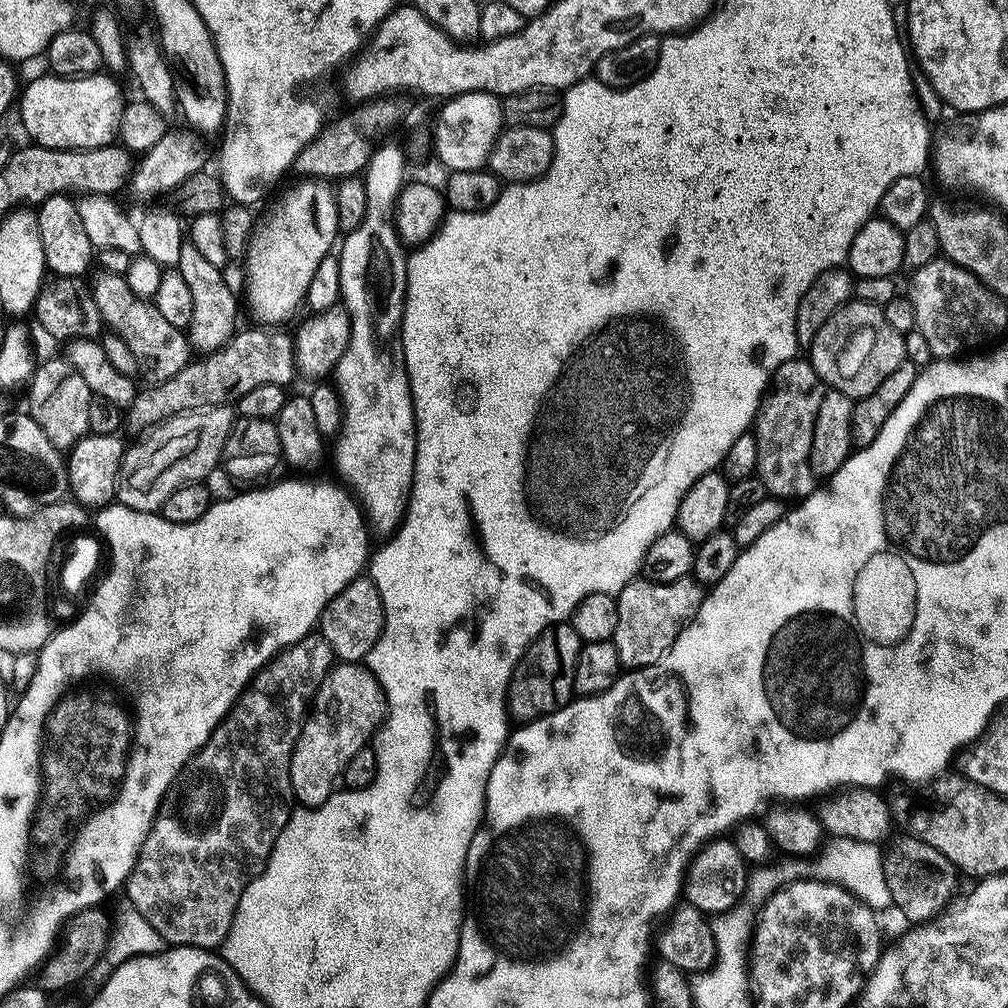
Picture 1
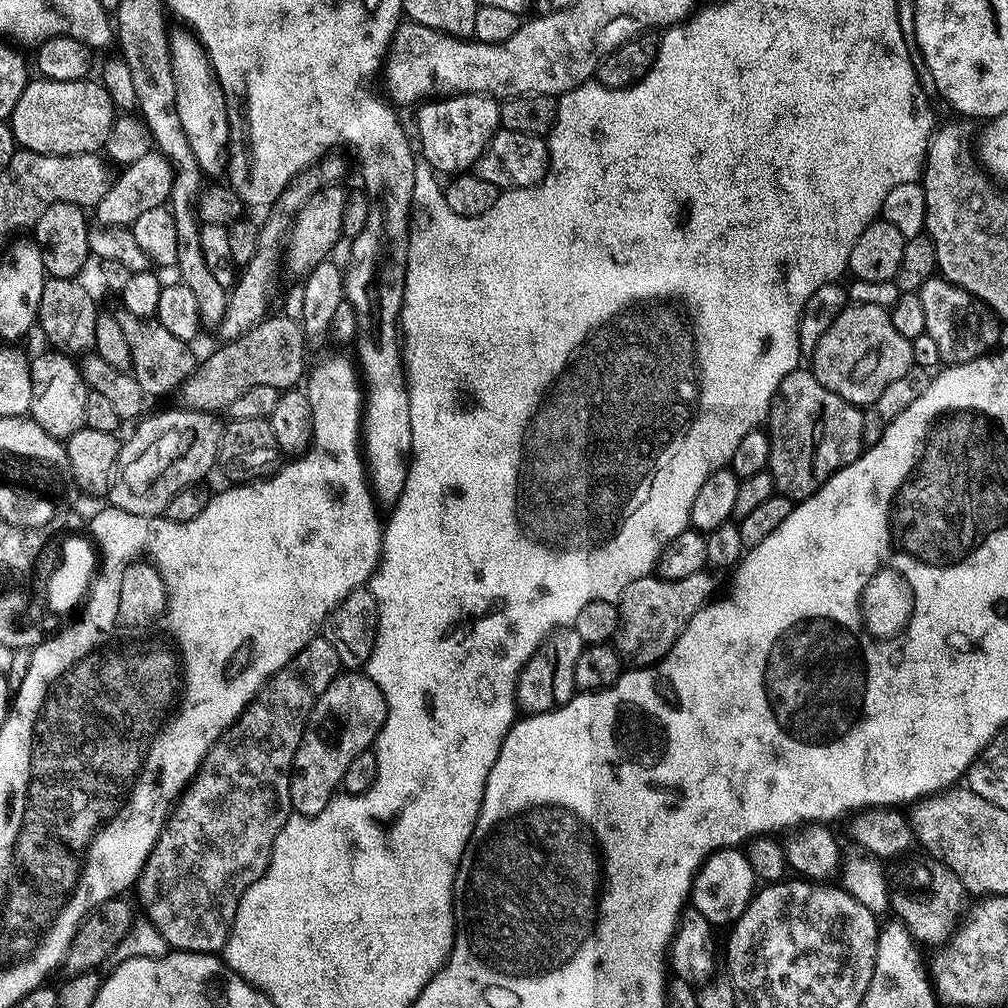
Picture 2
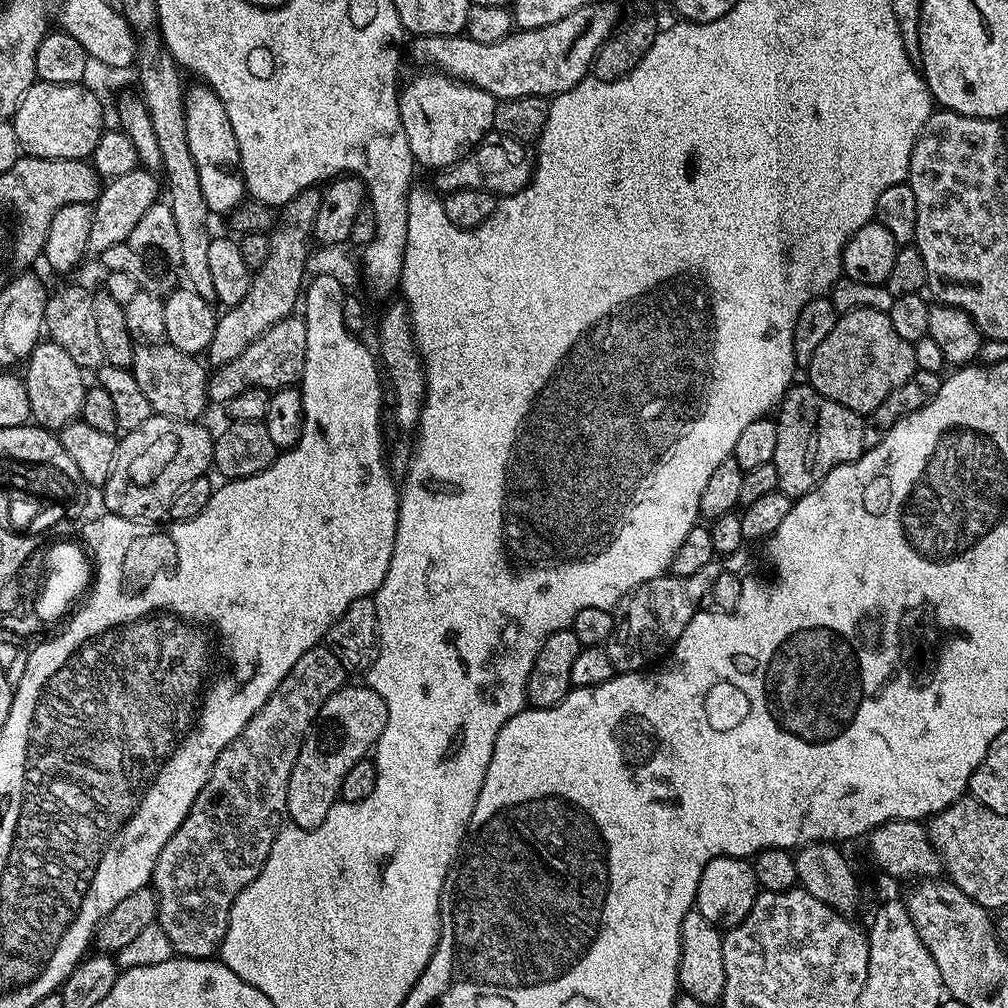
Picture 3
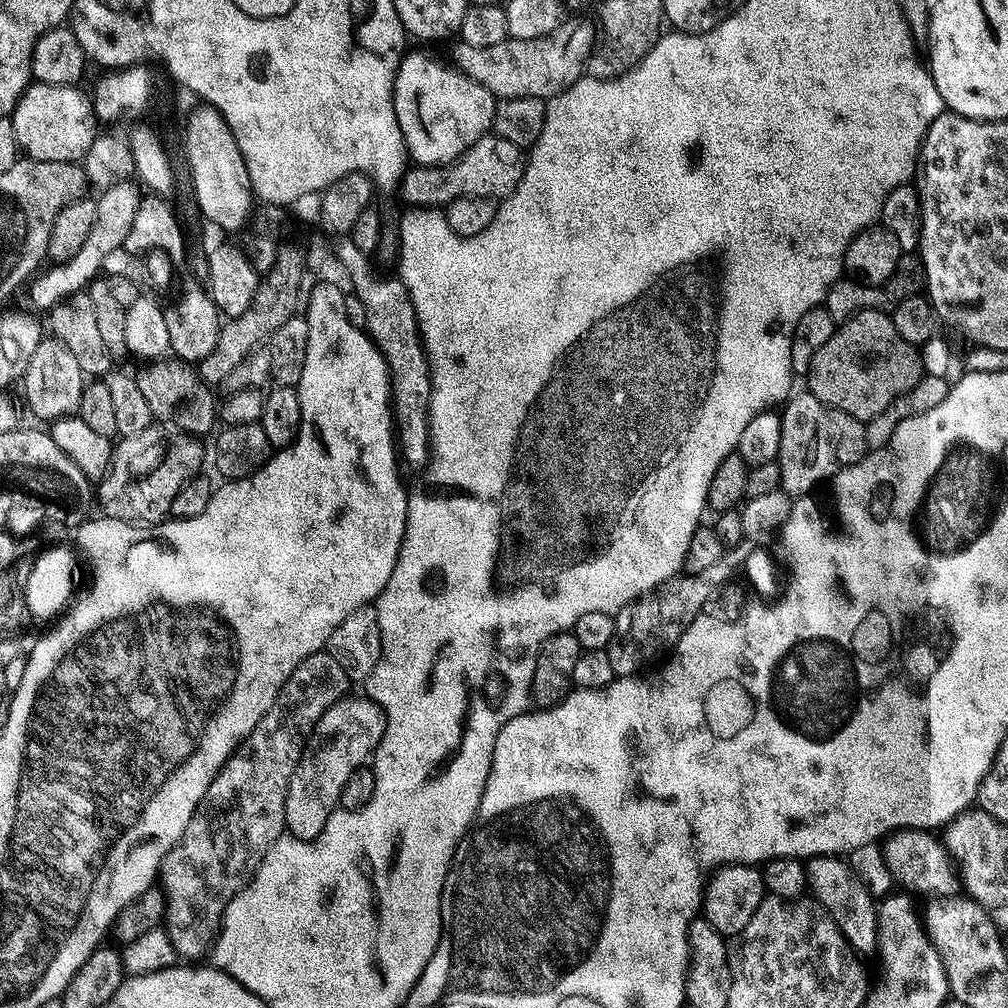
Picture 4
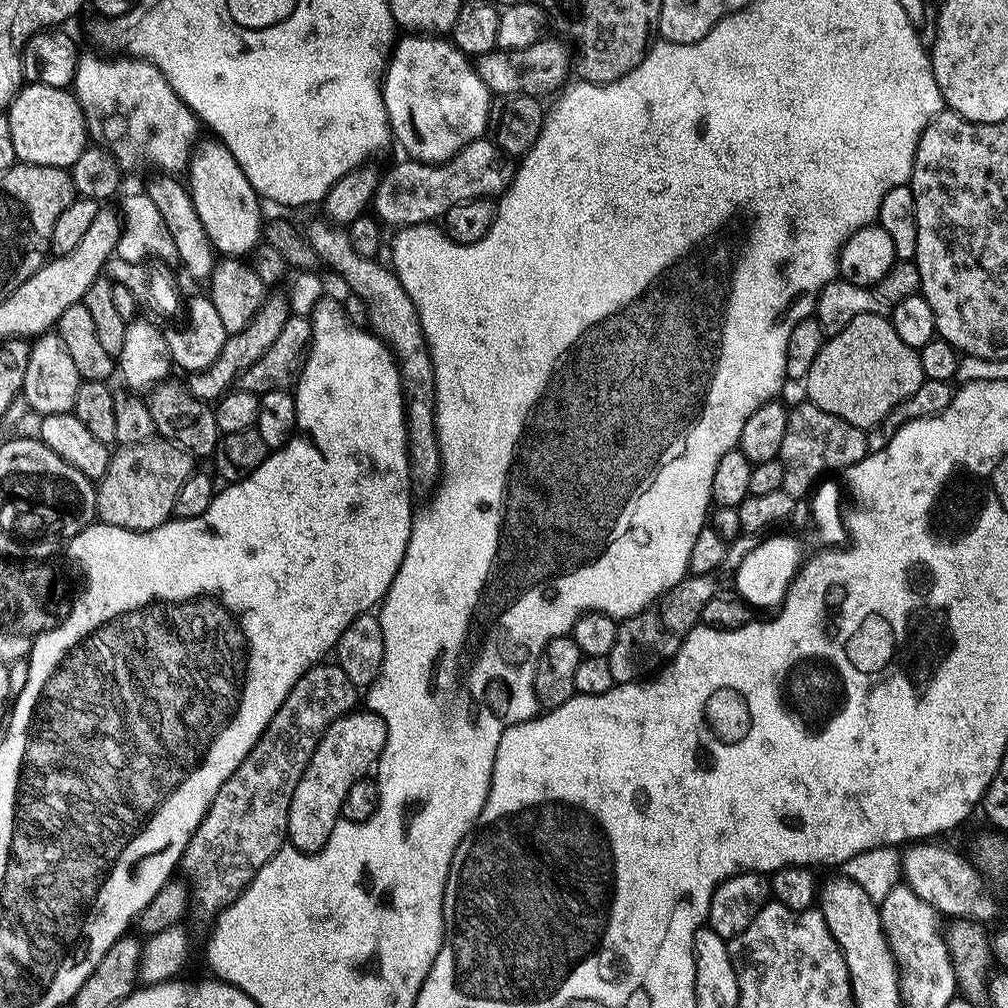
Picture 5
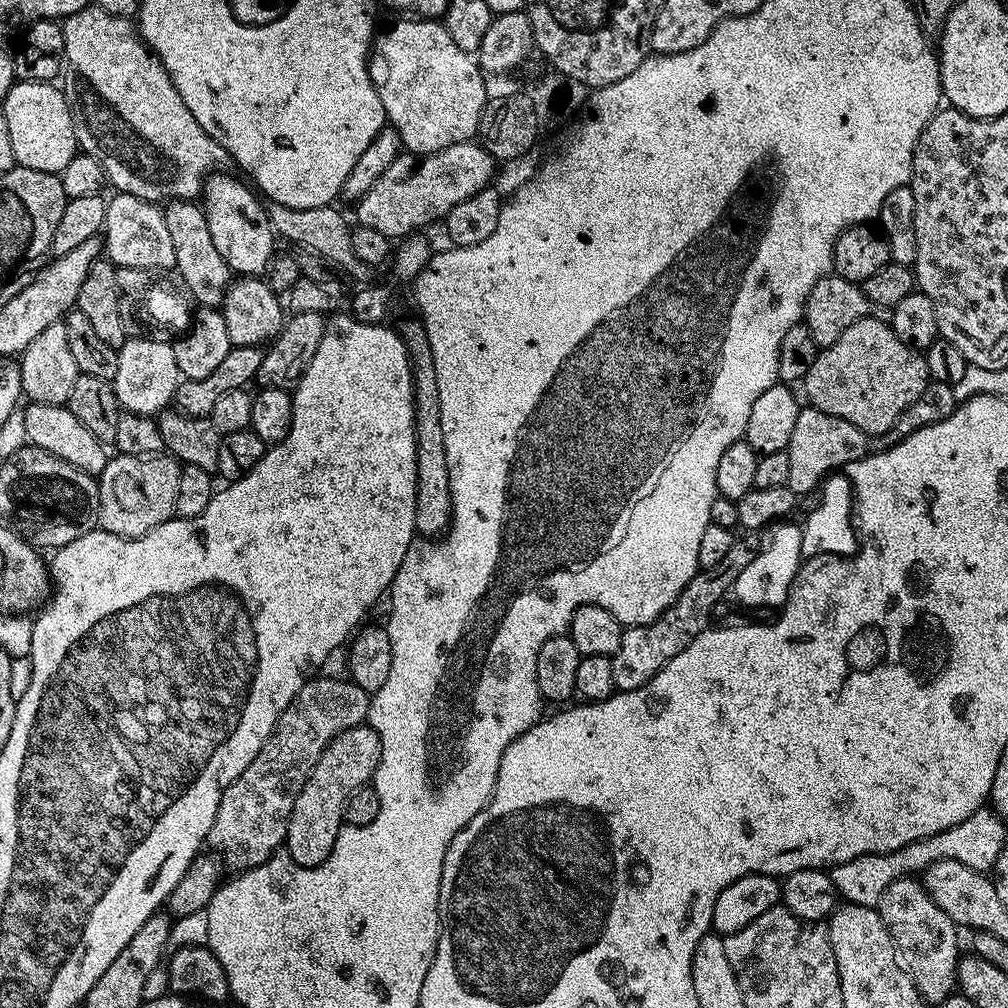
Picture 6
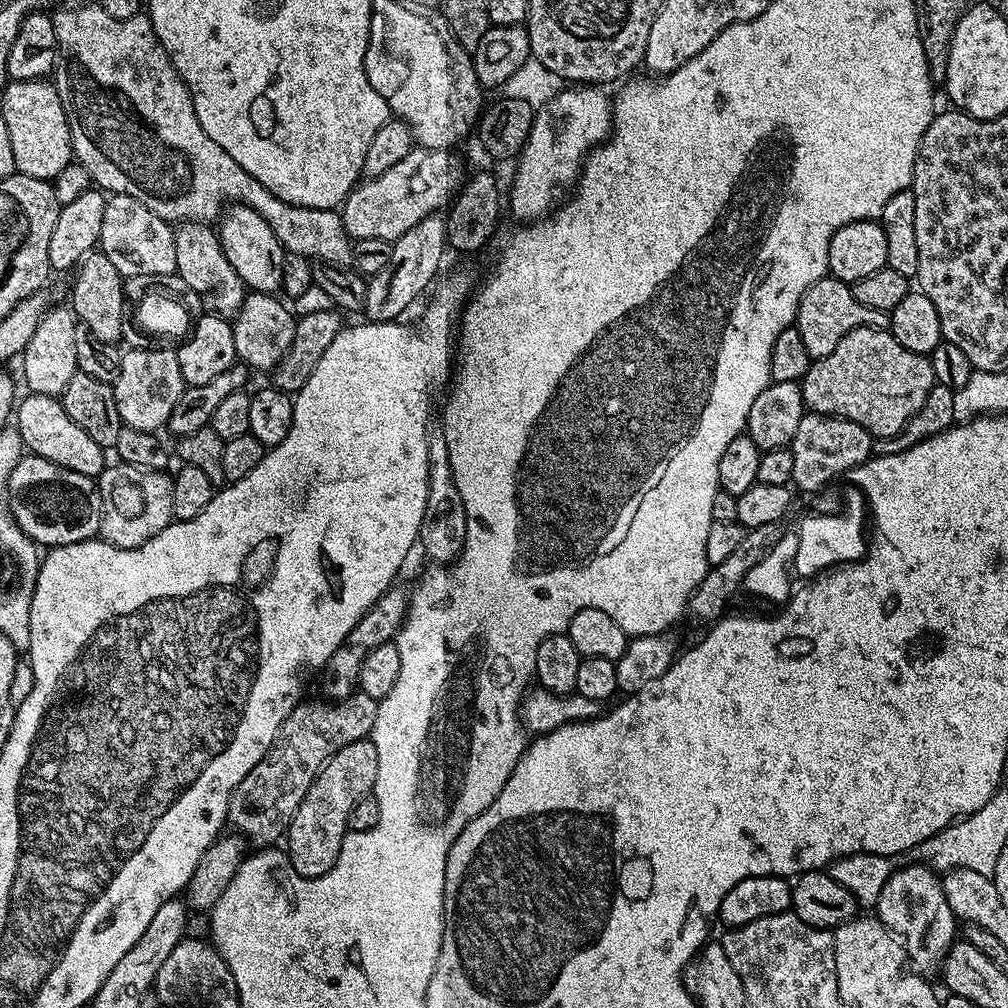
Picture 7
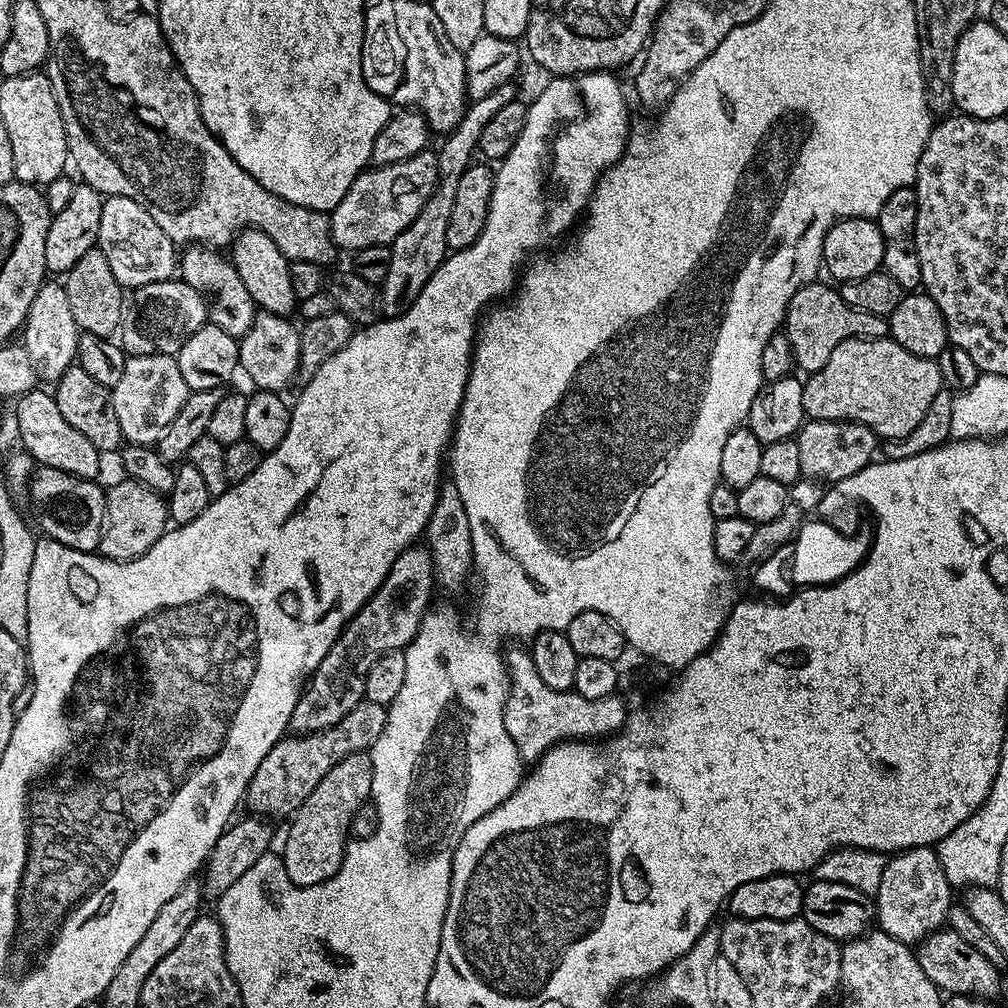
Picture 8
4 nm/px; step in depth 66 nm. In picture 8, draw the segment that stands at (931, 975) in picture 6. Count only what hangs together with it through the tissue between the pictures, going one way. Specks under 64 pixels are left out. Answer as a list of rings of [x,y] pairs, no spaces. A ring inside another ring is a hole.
[[[935,847],[905,848],[904,851],[887,857],[882,870],[882,882],[878,882],[874,897],[875,923],[879,931],[890,934],[895,940],[925,940],[932,932],[939,932],[945,927],[948,910],[954,904],[952,895],[952,883],[938,862]]]

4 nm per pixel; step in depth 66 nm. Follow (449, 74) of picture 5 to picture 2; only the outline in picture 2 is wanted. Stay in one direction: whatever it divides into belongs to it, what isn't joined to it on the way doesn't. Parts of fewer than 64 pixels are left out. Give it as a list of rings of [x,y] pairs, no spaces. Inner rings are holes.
[[[452,94],[447,98],[436,98],[419,105],[416,128],[420,131],[420,148],[432,168],[447,174],[464,174],[483,152],[489,151],[492,136],[500,128],[500,105],[487,94]]]

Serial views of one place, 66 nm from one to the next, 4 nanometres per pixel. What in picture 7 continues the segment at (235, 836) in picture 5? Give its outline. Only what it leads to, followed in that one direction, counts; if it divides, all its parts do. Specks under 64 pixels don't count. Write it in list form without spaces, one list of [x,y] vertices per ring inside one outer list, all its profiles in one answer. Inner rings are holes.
[[[357,690],[345,700],[327,703],[316,700],[313,704],[297,704],[286,722],[282,722],[270,750],[232,791],[227,823],[233,824],[249,845],[275,845],[276,839],[287,833],[288,823],[328,759],[342,746],[371,737],[378,701],[370,694]]]

